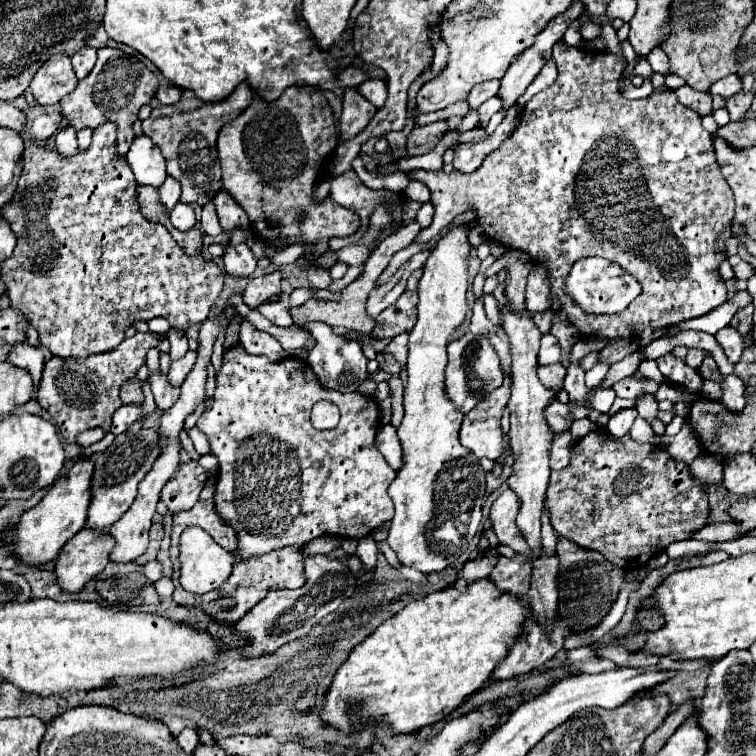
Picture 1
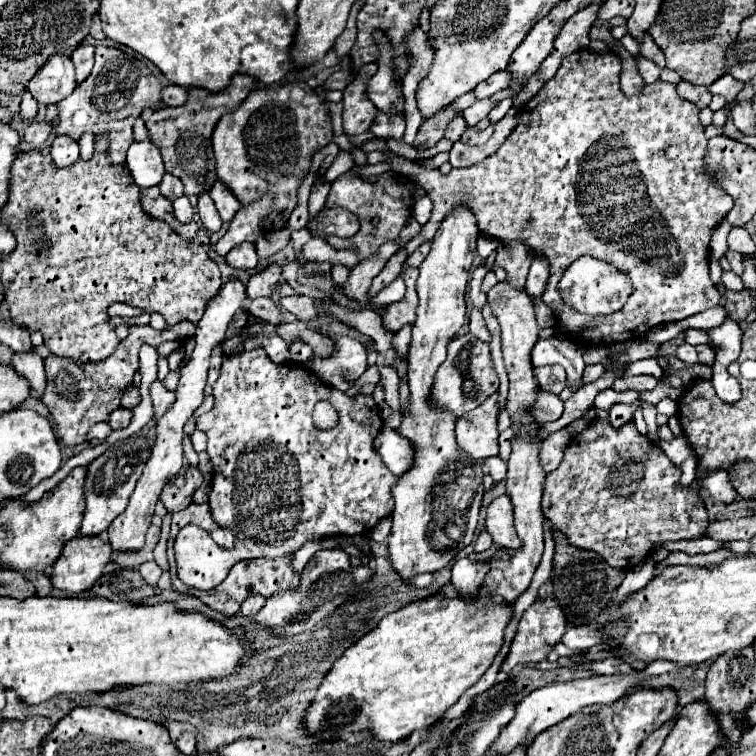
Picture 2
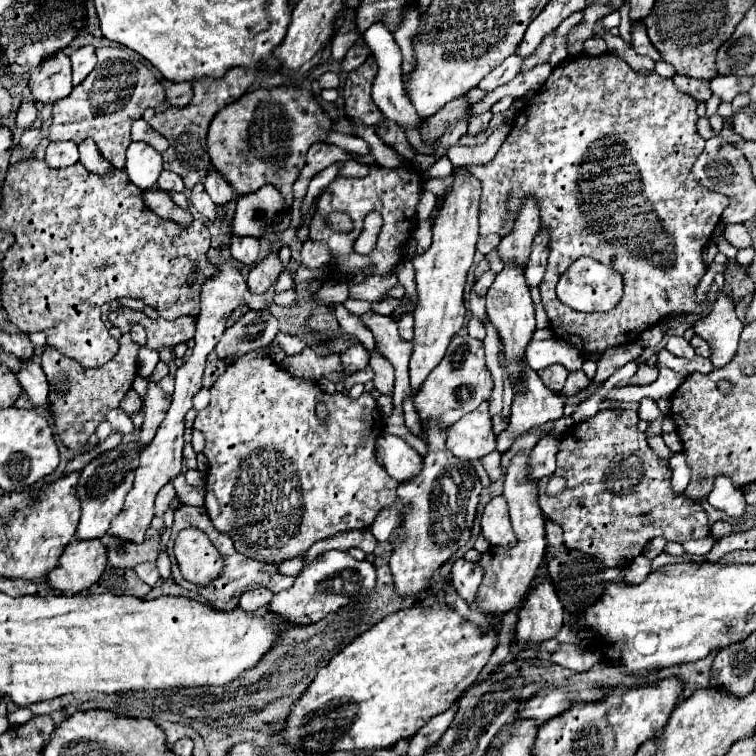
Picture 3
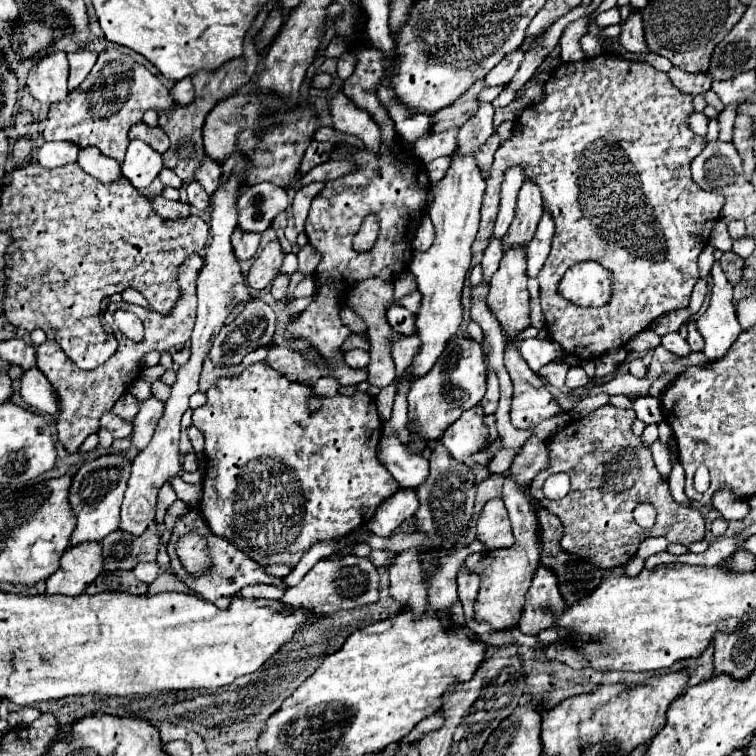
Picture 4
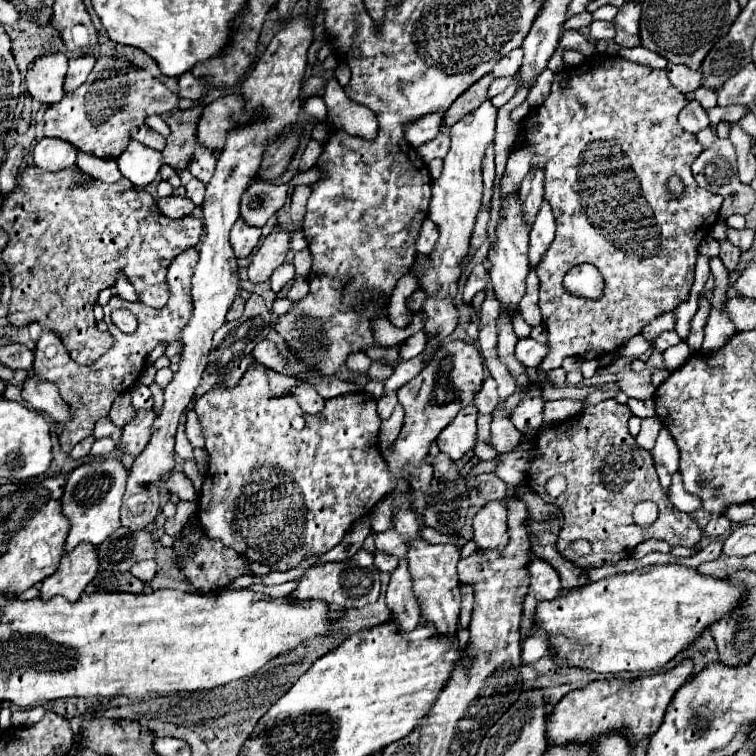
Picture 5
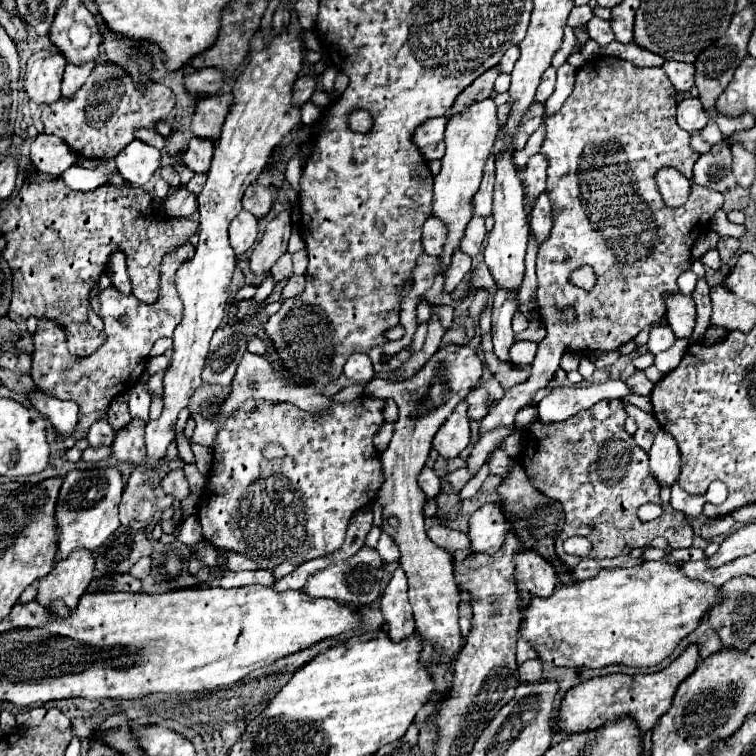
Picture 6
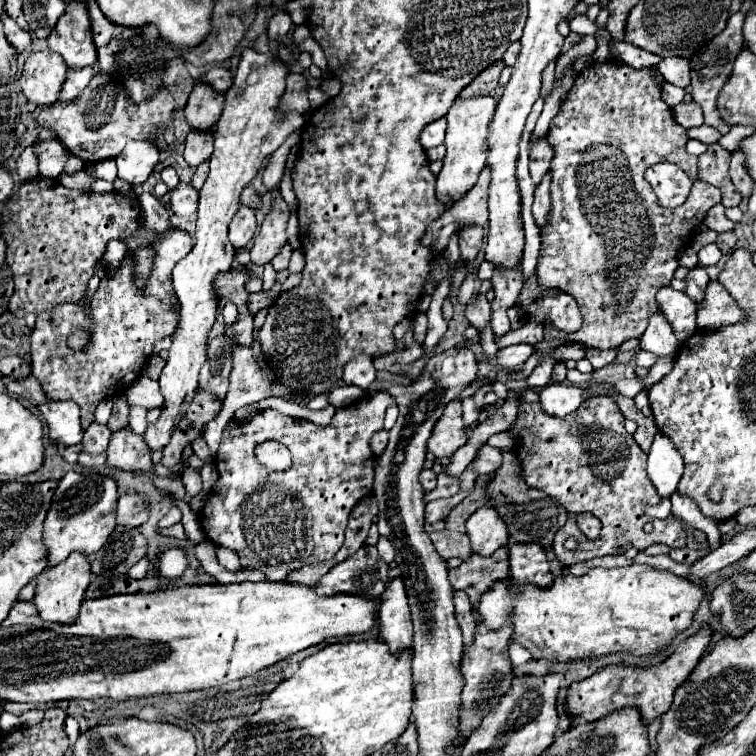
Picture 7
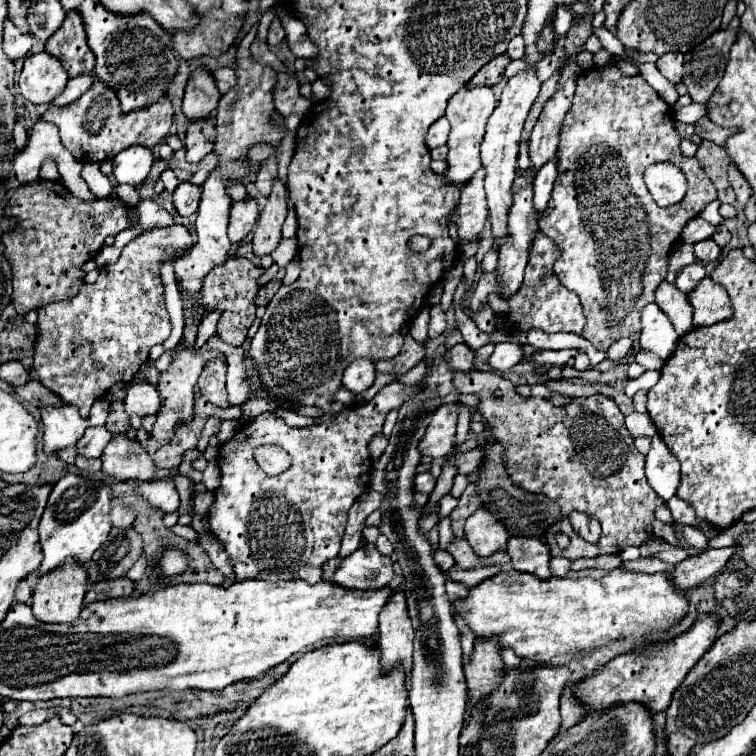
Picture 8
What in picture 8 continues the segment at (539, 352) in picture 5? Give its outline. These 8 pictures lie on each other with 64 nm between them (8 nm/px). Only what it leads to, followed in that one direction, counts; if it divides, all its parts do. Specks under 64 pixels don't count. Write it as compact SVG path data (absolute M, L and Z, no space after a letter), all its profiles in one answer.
M504 342L504 344L496 344L494 354L490 356L490 366L496 372L504 372L504 370L516 366L518 362L522 362L522 358L524 358L524 350L520 344Z

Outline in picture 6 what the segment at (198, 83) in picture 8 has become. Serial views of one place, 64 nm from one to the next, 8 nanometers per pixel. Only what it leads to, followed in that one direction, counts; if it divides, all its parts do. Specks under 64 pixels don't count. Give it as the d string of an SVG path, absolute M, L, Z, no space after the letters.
M220 94L198 100L196 110L192 114L192 132L194 132L194 136L216 142L222 134L222 124L226 120L228 110L230 110L232 104L234 104L234 96L224 98Z

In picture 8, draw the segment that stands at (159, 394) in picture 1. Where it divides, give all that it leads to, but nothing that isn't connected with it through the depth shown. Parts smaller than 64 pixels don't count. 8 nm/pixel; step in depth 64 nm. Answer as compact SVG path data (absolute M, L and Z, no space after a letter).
M128 432L112 436L108 446L104 448L102 460L102 472L116 476L118 480L156 480L156 466L152 462L152 456L136 438L130 438Z

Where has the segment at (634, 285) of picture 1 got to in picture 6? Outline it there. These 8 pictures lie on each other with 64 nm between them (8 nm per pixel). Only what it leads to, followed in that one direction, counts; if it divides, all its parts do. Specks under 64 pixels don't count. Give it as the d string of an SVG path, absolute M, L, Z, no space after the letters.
M582 266L570 274L570 282L582 290L592 290L596 286L594 270L590 266Z

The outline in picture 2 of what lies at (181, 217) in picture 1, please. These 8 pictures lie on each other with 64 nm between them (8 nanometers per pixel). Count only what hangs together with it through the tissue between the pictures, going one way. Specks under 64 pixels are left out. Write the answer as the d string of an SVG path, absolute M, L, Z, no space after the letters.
M180 196L178 200L174 200L172 206L174 206L174 216L176 216L176 220L178 220L180 224L188 224L188 222L192 220L194 208L190 206L190 202L188 202L186 196Z

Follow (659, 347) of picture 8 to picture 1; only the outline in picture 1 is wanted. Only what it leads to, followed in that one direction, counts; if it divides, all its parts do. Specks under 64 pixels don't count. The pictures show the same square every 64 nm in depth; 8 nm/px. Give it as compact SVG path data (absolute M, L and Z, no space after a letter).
M690 350L688 356L686 356L686 364L692 366L692 368L700 368L700 364L702 364L702 360L706 356L710 356L710 352L706 352L706 350Z

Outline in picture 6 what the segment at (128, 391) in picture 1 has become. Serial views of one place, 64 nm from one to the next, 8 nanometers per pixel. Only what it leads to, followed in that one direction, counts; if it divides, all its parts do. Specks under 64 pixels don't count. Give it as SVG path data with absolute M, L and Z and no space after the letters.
M120 394L112 400L110 410L108 410L108 422L114 430L120 430L122 426L126 426L130 422L130 412L128 412L128 396Z

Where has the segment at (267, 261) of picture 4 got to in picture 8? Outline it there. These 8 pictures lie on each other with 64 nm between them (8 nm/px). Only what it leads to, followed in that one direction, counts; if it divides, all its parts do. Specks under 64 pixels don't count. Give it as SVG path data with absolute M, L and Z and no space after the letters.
M280 180L274 182L272 194L268 198L268 204L258 220L258 226L252 236L252 252L254 256L262 258L266 254L272 254L276 246L282 240L282 224L286 220L288 206L286 206L286 190Z

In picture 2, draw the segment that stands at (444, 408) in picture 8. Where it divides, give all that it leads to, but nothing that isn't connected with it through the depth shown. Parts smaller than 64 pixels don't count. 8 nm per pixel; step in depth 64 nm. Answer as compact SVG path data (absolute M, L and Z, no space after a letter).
M498 392L488 396L476 410L458 418L456 440L470 458L490 458L498 454Z

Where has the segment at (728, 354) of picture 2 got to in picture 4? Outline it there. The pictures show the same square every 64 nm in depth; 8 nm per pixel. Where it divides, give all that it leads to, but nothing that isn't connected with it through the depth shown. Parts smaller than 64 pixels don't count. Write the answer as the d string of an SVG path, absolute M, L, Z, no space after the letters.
M714 262L712 266L712 300L706 310L696 320L696 328L702 334L706 348L704 354L714 362L722 360L738 334L742 332L740 322L736 318L736 308L732 302L732 284L726 280L726 274L720 268L720 262Z

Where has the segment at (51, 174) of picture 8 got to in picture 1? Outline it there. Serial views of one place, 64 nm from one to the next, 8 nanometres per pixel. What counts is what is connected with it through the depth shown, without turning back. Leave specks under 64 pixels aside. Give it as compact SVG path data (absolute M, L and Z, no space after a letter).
M66 126L62 128L58 134L56 134L56 150L64 156L64 158L72 158L76 152L78 152L78 142L76 142L76 130L72 126Z

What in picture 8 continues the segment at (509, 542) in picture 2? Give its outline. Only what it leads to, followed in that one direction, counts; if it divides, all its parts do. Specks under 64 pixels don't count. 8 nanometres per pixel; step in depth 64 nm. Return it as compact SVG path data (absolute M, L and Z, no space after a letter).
M478 508L466 520L466 540L478 556L490 556L502 550L508 538L506 528L486 508Z

